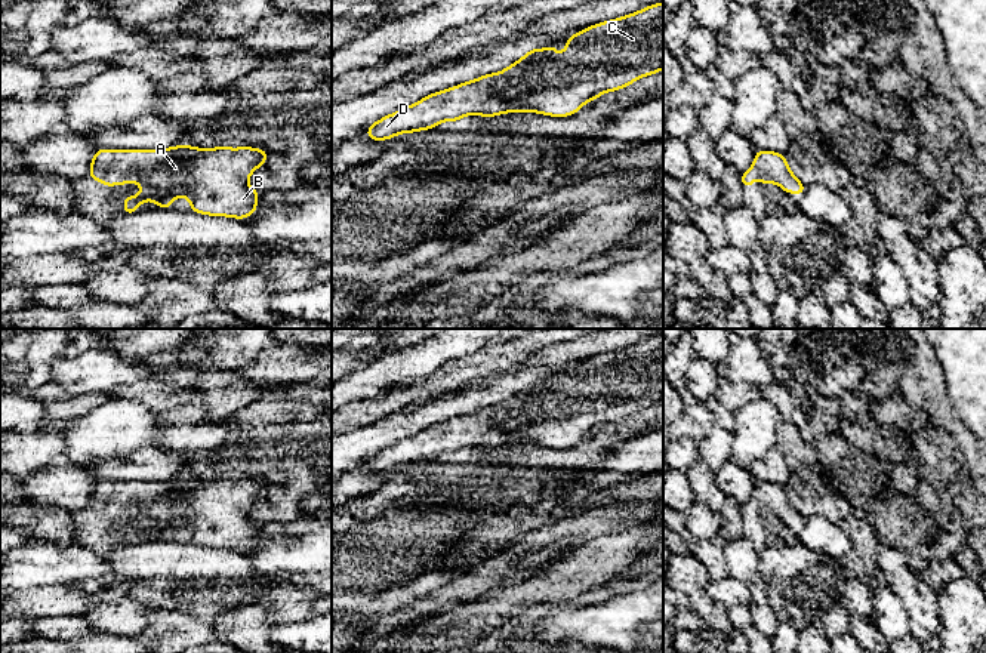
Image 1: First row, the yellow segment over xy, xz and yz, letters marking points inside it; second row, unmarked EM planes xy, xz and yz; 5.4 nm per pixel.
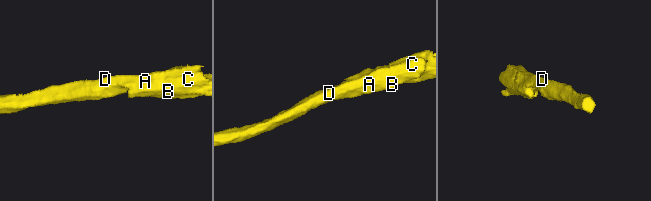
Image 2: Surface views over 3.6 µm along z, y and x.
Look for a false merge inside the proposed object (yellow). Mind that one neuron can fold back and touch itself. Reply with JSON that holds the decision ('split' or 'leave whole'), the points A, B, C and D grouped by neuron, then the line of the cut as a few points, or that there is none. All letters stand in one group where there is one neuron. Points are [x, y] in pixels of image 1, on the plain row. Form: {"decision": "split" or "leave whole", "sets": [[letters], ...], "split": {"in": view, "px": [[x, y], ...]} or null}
{"decision": "leave whole", "sets": [["A", "B", "C", "D"]], "split": null}

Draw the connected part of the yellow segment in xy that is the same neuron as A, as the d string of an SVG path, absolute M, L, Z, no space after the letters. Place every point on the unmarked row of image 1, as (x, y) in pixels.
M184 475L157 481L99 480L90 492L87 508L105 518L136 514L142 520L141 526L124 529L123 546L136 545L142 535L152 532L157 533L154 539L170 540L176 529L187 529L194 545L246 551L256 543L261 527L247 509L266 496L268 489L265 481L252 478L197 480Z

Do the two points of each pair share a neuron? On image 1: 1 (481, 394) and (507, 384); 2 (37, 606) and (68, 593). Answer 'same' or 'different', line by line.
1: same
2: same

